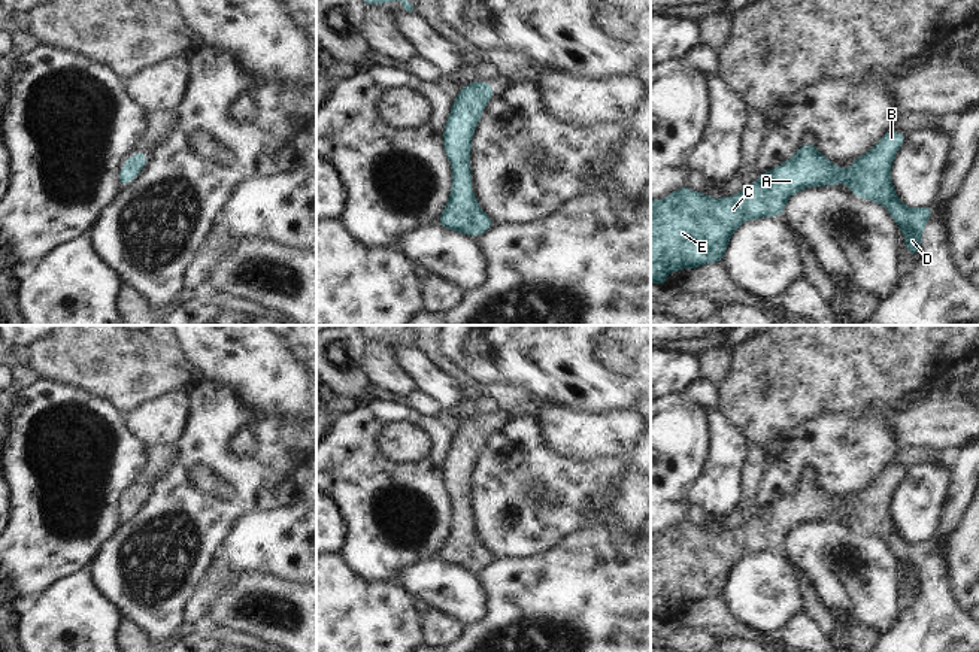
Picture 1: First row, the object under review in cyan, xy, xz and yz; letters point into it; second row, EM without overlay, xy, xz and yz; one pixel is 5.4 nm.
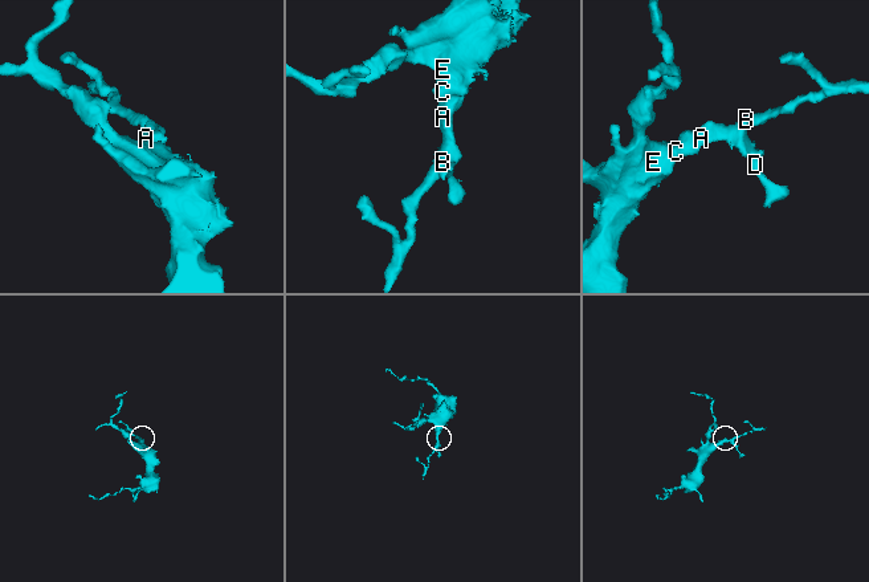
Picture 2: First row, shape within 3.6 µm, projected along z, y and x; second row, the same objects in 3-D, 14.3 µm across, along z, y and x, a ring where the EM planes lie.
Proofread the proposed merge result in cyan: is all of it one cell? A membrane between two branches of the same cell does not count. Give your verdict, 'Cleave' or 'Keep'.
Keep.

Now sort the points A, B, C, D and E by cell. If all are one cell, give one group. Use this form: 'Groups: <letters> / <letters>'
Groups: A B C D E.

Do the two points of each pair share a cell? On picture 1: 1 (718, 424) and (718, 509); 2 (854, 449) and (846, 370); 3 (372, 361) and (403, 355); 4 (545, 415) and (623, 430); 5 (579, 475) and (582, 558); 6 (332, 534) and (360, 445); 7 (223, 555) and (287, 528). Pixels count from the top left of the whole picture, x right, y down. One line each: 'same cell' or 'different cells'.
1: same cell
2: different cells
3: different cells
4: same cell
5: different cells
6: different cells
7: same cell

